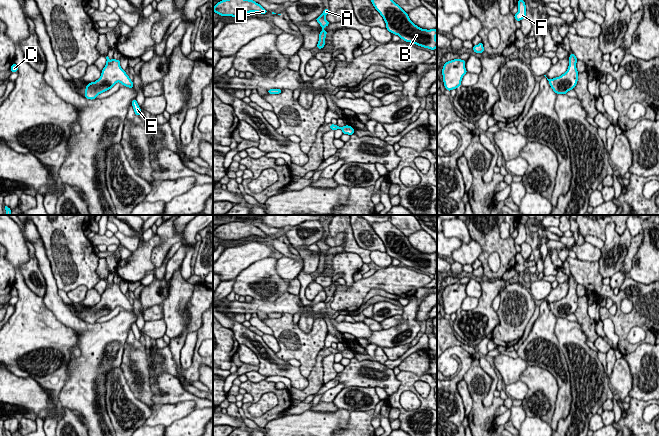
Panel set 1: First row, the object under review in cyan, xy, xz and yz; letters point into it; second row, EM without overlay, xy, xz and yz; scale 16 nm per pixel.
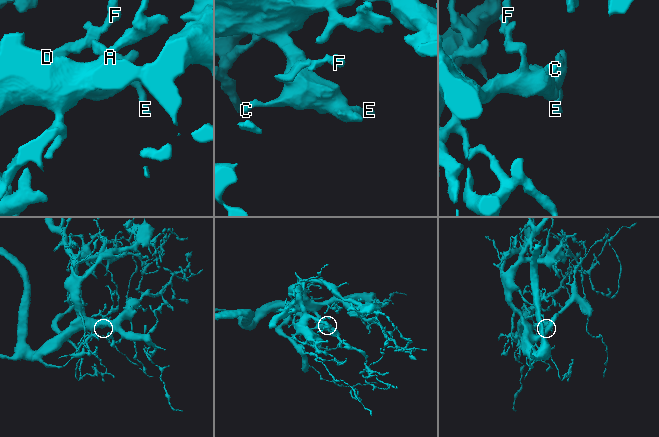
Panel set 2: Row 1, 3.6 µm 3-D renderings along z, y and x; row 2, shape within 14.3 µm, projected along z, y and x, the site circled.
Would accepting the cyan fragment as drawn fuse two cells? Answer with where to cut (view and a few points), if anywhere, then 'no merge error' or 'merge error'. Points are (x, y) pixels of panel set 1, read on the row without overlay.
no cut; no merge error

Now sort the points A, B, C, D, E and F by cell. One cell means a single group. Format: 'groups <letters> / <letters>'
groups A B C D E F

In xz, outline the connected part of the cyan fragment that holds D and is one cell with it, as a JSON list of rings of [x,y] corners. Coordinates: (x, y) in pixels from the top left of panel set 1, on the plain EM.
[[[229,222],[218,226],[213,235],[221,240],[236,241],[250,236],[266,238],[268,235],[254,224],[244,222]]]

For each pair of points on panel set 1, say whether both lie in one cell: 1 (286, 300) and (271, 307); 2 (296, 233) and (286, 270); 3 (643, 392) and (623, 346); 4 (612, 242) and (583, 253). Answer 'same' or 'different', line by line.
1: same
2: different
3: different
4: different

